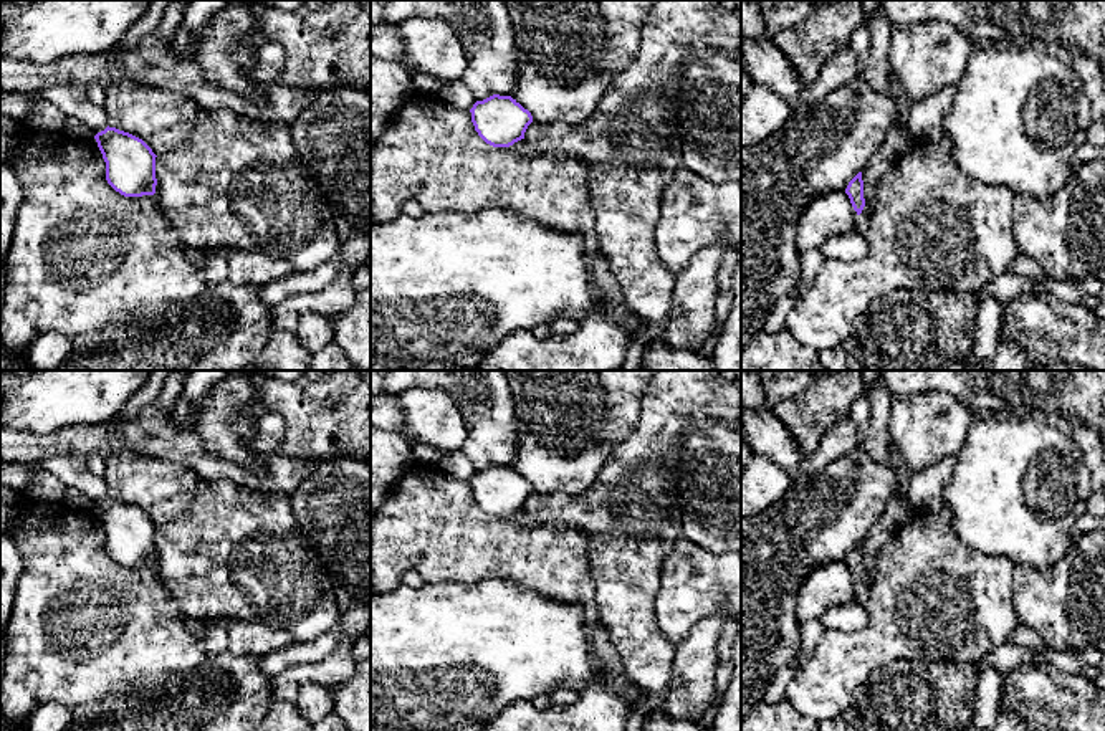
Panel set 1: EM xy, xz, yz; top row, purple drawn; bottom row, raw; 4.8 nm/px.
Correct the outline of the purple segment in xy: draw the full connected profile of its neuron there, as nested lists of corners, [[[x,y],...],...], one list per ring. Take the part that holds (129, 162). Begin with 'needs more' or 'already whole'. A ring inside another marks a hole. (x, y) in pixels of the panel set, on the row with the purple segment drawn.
already whole | [[[106,127],[94,136],[106,162],[108,184],[124,197],[155,194],[155,154],[139,137]]]

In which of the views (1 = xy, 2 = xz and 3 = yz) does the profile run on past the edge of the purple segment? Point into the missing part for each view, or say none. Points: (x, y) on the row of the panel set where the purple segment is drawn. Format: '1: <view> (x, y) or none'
1: none
2: none
3: none

